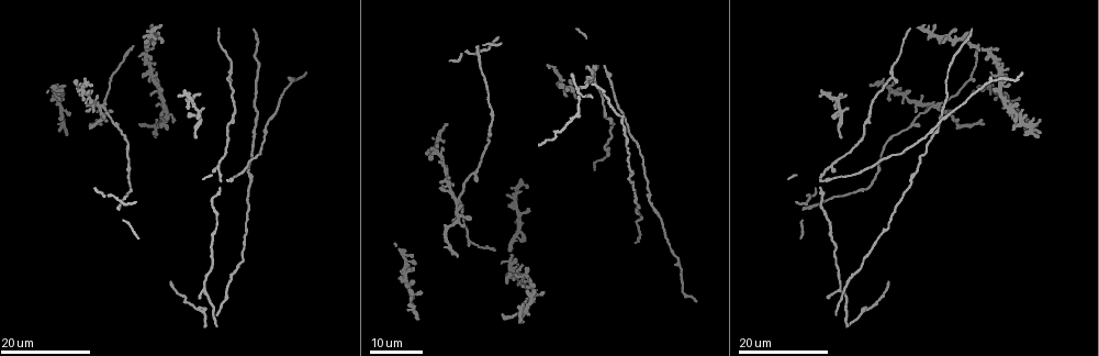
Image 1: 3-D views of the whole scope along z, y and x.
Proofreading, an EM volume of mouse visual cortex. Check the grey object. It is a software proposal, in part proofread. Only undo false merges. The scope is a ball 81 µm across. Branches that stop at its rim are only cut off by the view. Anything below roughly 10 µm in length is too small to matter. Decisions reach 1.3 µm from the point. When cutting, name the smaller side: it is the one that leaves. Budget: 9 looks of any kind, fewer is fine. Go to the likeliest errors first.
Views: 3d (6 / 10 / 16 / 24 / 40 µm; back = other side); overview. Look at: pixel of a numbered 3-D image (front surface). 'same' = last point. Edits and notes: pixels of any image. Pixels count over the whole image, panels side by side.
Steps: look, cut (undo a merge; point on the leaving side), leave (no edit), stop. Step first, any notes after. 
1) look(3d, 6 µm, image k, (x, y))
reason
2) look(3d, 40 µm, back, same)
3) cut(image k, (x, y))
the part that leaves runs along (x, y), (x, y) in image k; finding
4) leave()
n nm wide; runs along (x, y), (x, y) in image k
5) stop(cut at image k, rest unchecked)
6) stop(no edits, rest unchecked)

look(3d, 24 µm, image 1, (937, 108))
three arms meet

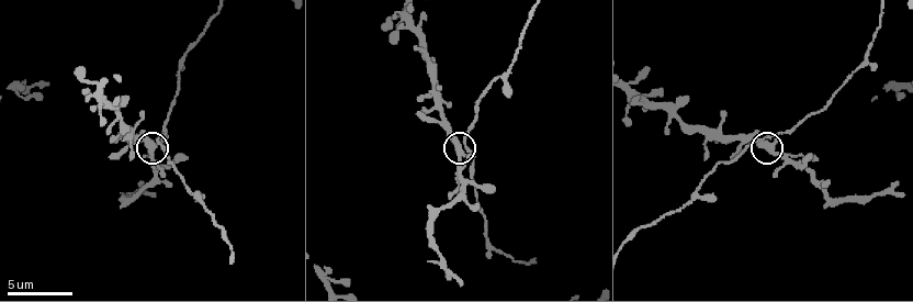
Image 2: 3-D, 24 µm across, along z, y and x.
look(3d, 10 µm, image 2, (150, 148))

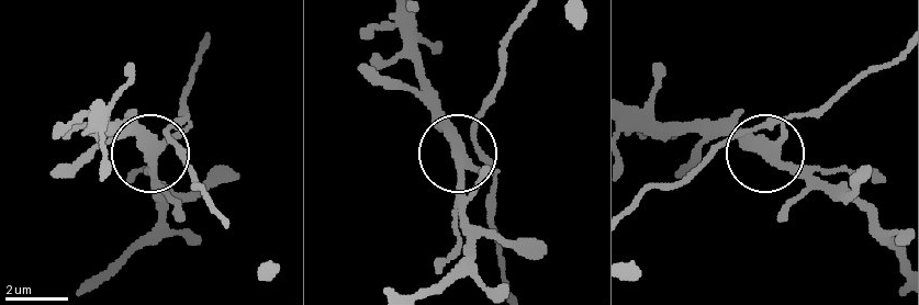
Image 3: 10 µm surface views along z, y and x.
look(3d, 6 µm, image 3, (458, 156))
zoom in

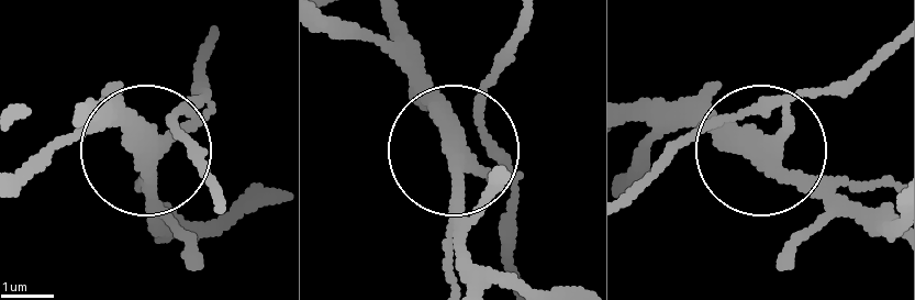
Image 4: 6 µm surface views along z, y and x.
leave()
all the same neuron

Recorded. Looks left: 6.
look(3d, 24 µm, image 1, (220, 181))
two arms in line, one across

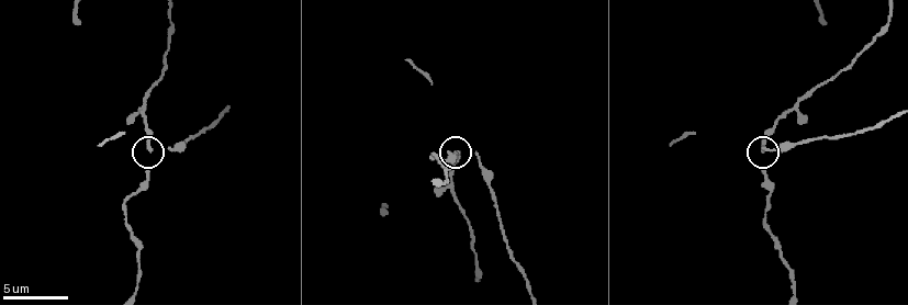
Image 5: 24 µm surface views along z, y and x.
look(3d, 6 µm, image 5, (151, 146))

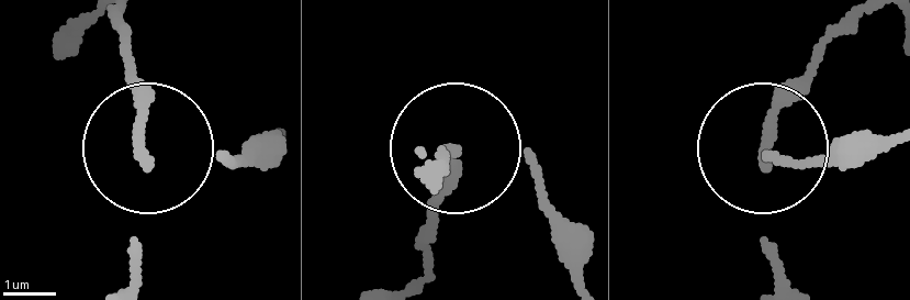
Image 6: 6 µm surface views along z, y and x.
leave()
3 arms; continuous, no second neuron

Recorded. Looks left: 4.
look(3d, 16 µm, image 1, (203, 284))
side arm on a straight run

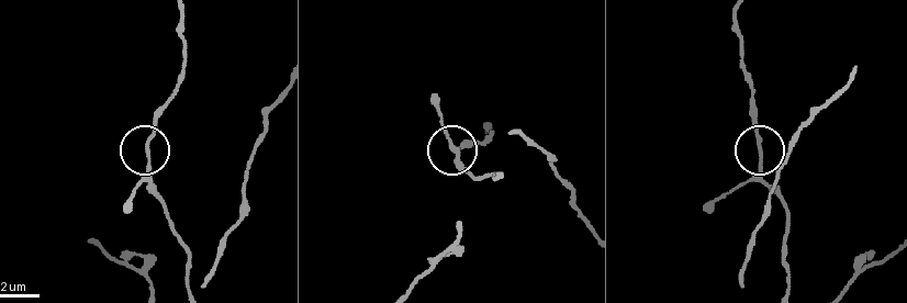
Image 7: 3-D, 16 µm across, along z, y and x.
look(3d, 6 µm, image 7, (149, 160))
closer look

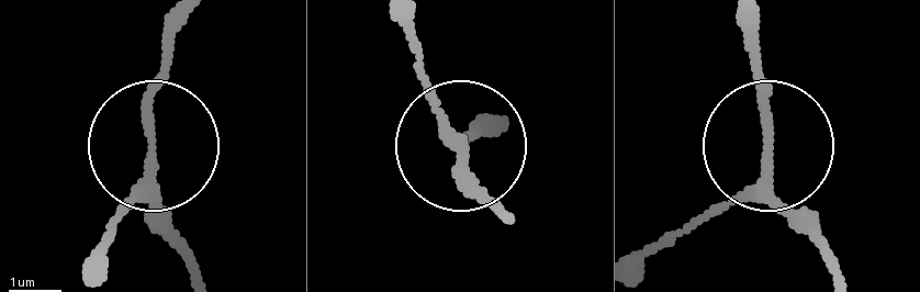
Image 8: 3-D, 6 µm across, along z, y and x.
leave()
170 nm wide; runs along (500, 120), (456, 146), (495, 211) in image 8; one neuron here

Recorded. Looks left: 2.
look(3d, 16 µm, image 1, (888, 80))
three arms meet

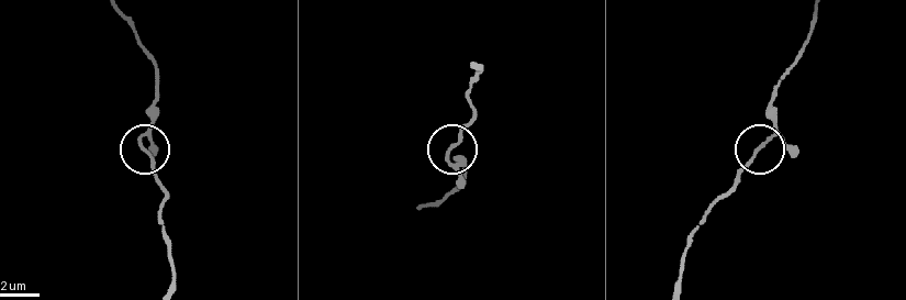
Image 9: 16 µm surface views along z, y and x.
look(3d, 10 µm, image 9, (139, 142))

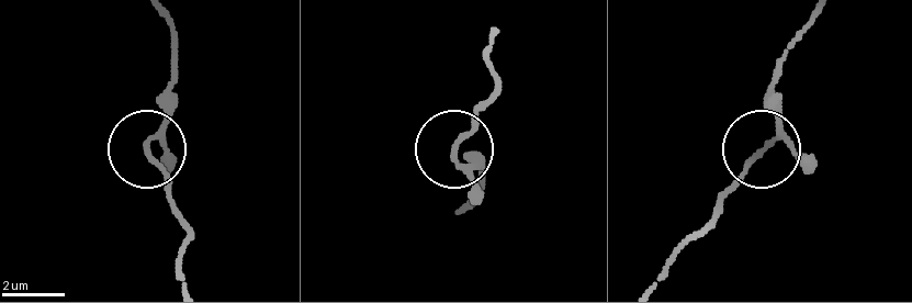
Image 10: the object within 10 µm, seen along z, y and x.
leave()
3 arms; runs along (182, 281), (188, 226), (148, 147), (171, 87) in image 10; continuous, no second neuron

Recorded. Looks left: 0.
stop(no edits, rest unchecked)

